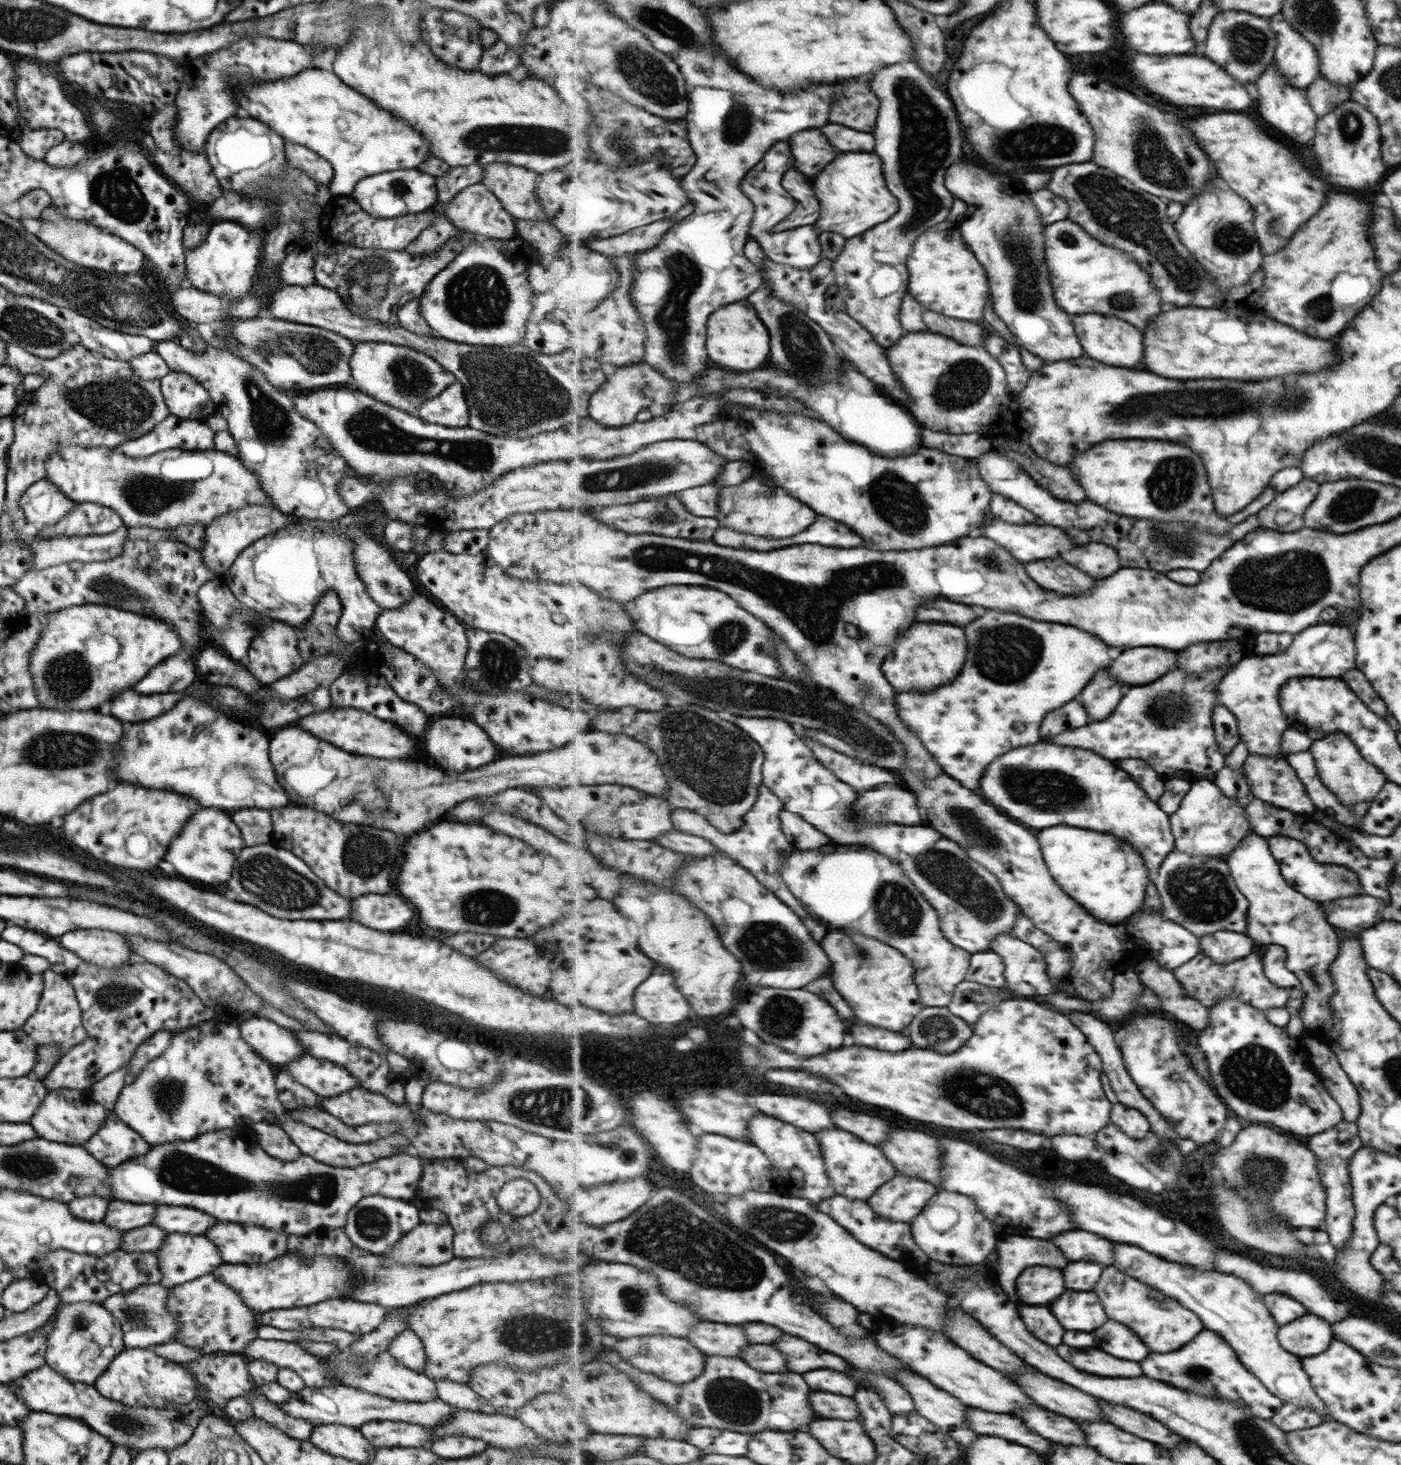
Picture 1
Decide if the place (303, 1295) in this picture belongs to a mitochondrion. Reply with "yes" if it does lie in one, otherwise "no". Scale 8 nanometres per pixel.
no

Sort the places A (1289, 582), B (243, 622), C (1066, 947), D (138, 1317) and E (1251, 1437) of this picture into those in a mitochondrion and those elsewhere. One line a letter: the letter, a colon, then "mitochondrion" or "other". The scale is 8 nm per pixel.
A: mitochondrion
B: mitochondrion
C: other
D: mitochondrion
E: mitochondrion

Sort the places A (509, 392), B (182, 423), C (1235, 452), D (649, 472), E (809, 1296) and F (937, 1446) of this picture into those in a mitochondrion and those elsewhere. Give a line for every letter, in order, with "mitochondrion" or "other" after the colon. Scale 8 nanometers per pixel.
A: mitochondrion
B: other
C: other
D: mitochondrion
E: other
F: other

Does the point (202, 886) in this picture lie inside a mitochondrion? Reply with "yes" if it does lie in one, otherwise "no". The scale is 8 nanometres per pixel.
no

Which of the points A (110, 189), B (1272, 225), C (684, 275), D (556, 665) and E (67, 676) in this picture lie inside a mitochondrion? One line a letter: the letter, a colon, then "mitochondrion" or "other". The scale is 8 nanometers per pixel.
A: mitochondrion
B: mitochondrion
C: mitochondrion
D: other
E: mitochondrion

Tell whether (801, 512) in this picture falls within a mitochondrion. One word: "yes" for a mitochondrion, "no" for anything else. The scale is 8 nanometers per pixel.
no

